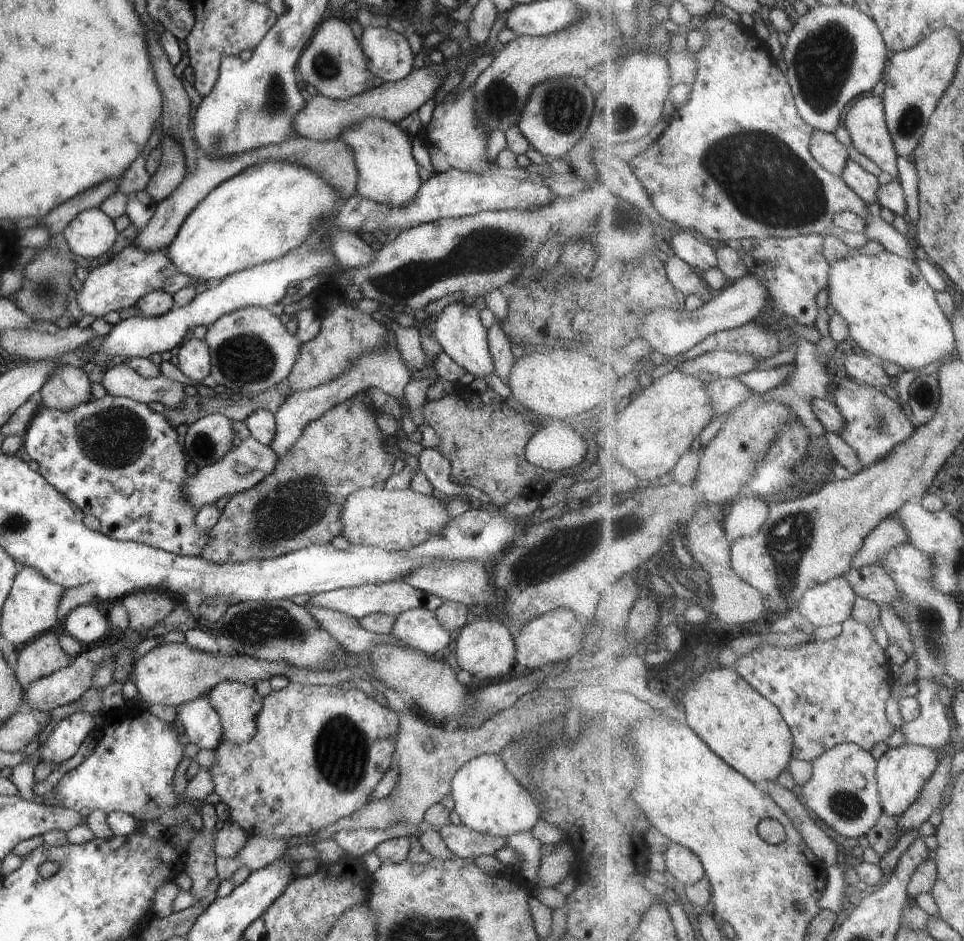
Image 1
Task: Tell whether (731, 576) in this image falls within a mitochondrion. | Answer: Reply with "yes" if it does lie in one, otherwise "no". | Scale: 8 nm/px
no

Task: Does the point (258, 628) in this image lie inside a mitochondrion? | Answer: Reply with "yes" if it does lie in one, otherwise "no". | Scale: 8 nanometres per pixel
yes

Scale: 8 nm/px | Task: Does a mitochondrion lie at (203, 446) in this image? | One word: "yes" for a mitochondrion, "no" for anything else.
yes

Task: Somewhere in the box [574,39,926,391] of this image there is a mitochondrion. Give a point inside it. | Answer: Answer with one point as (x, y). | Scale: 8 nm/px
(773, 185)

